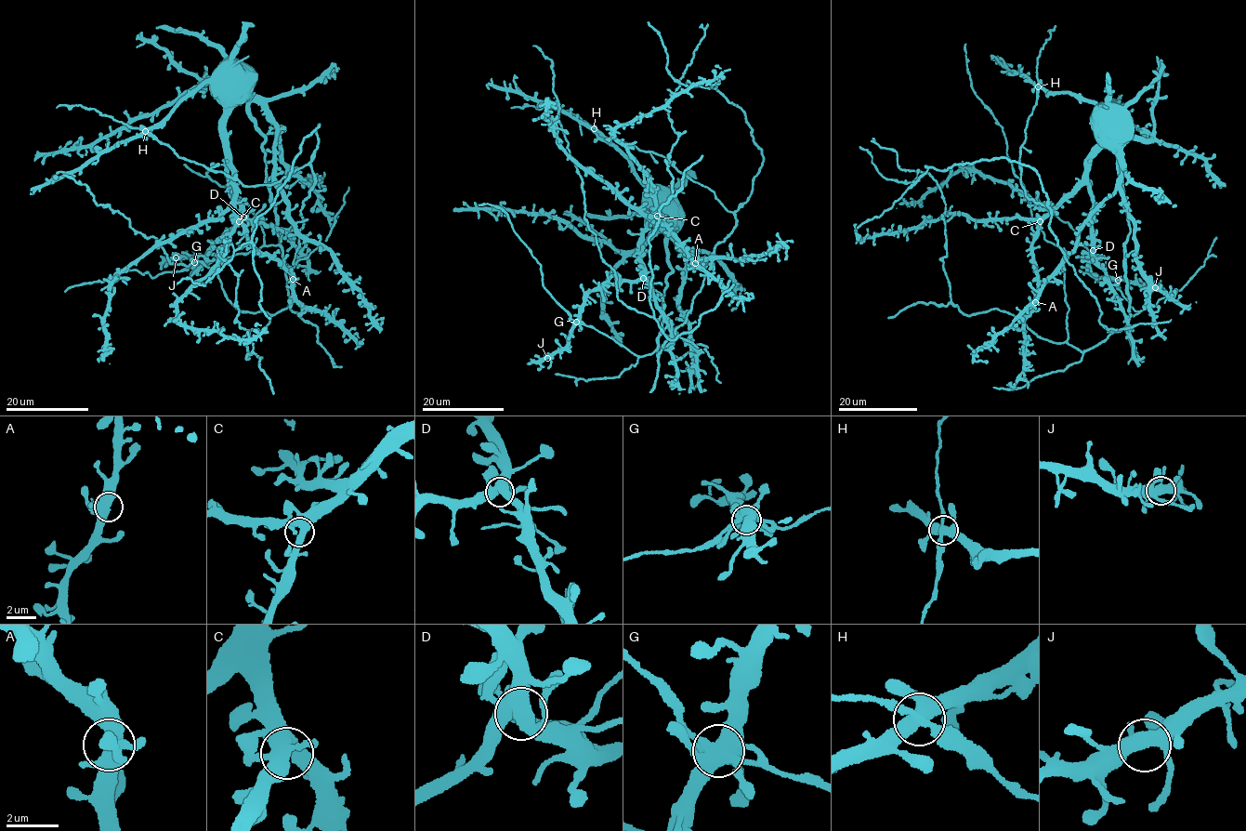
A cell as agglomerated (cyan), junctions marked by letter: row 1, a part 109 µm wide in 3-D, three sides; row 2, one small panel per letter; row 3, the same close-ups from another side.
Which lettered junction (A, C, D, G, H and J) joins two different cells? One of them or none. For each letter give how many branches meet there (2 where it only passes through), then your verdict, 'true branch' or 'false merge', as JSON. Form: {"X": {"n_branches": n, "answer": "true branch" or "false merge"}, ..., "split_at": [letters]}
{"A": {"n_branches": 4, "answer": "true branch"}, "C": {"n_branches": 4, "answer": "true branch"}, "D": {"n_branches": 7, "answer": "true branch"}, "G": {"n_branches": 8, "answer": "true branch"}, "H": {"n_branches": 5, "answer": "true branch"}, "J": {"n_branches": 4, "answer": "true branch"}, "split_at": []}

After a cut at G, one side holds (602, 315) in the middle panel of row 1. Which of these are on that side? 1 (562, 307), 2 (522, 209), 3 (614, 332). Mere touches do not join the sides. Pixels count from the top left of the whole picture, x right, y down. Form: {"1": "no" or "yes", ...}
{"1": "no", "2": "yes", "3": "yes"}

